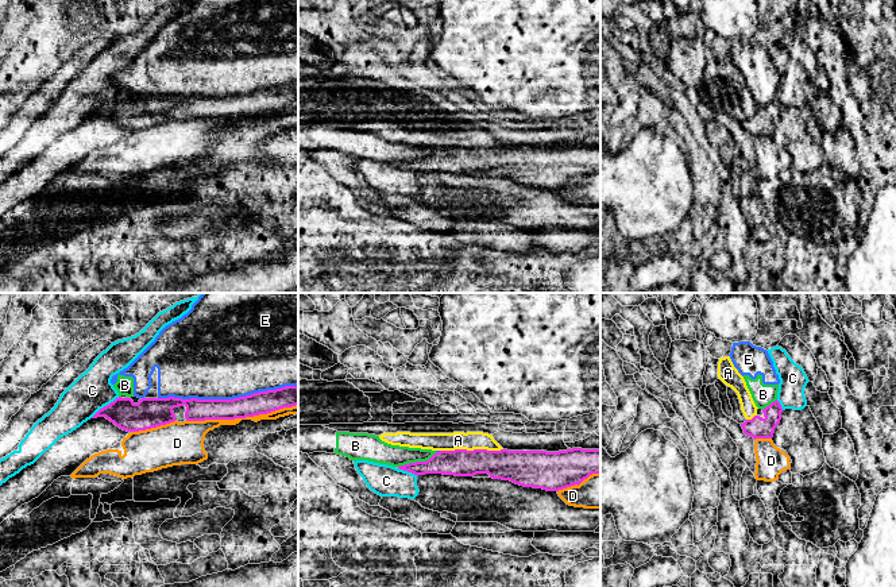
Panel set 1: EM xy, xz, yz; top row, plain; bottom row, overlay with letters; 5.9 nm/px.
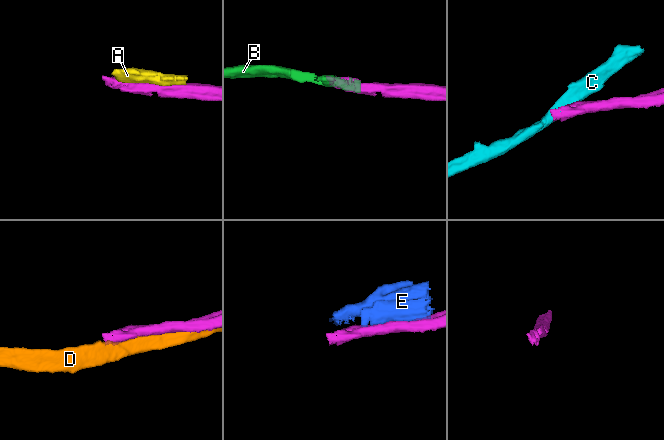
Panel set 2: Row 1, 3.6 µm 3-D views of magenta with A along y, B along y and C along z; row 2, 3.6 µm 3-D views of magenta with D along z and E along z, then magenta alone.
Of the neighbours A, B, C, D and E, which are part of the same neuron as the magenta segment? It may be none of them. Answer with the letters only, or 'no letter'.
no letter

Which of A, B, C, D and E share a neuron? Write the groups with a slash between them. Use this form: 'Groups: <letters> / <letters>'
Groups: A / B E / C / D

